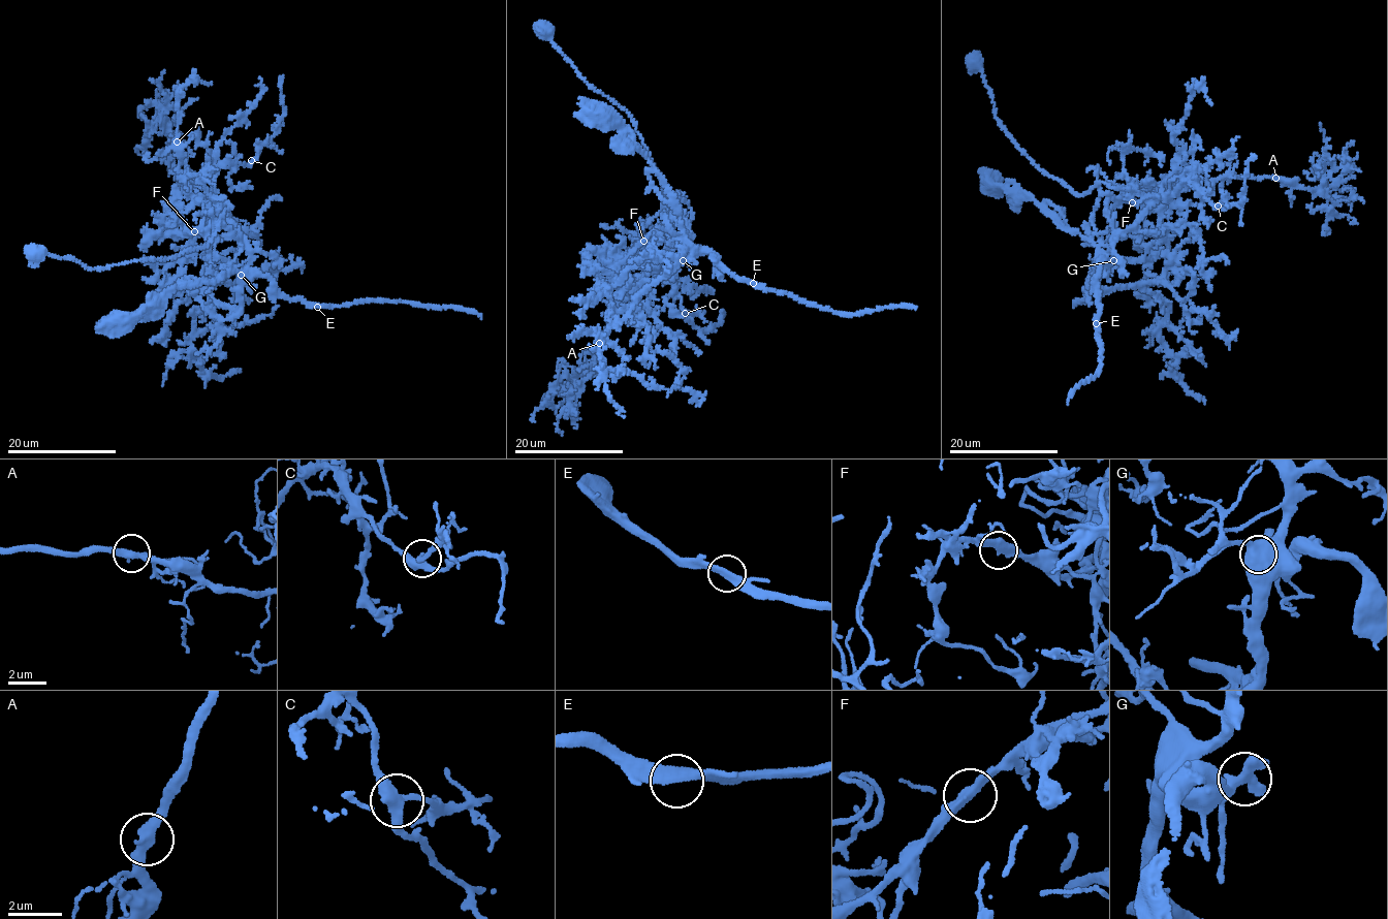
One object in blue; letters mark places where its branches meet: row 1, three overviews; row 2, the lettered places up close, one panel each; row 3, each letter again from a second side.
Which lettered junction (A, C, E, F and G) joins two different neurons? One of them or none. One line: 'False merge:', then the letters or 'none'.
False merge: F

